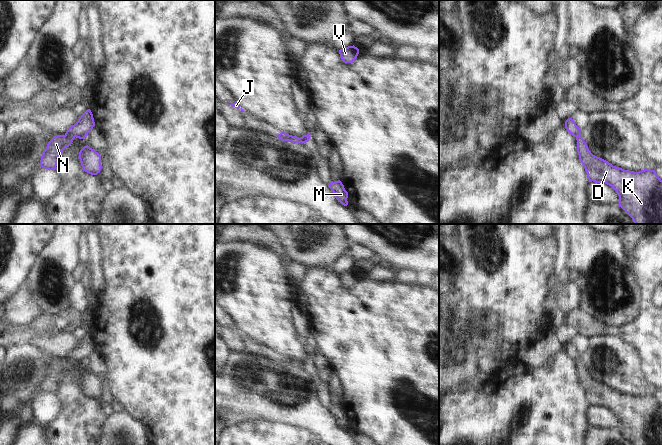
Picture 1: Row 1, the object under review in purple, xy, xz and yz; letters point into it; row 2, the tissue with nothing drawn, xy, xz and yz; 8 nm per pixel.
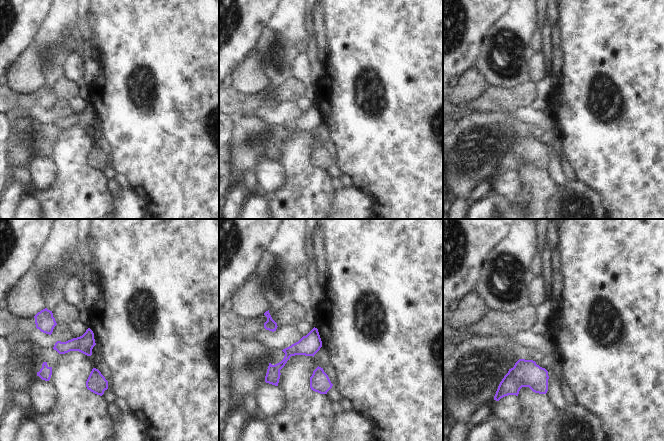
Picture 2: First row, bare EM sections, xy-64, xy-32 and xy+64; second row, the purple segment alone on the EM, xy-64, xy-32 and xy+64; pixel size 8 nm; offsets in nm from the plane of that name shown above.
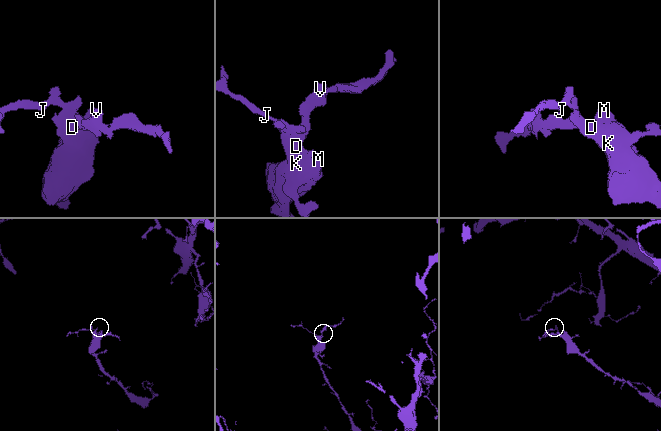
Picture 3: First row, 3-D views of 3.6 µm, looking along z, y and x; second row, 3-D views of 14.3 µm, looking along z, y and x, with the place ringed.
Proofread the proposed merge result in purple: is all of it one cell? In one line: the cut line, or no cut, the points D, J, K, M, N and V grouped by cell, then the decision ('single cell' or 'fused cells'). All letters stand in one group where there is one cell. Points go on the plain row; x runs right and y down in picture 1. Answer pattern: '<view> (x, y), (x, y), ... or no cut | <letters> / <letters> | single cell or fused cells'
xy (65, 358), (71, 358), (74, 361) | D K M N V / J | fused cells

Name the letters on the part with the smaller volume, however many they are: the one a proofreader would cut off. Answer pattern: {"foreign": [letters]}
{"foreign": ["J"]}

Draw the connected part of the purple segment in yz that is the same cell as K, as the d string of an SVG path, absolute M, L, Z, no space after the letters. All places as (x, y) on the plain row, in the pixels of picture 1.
M581 359L576 360L579 384L589 406L605 407L619 420L621 431L633 445L662 445L662 404L656 395L624 394L591 377Z

